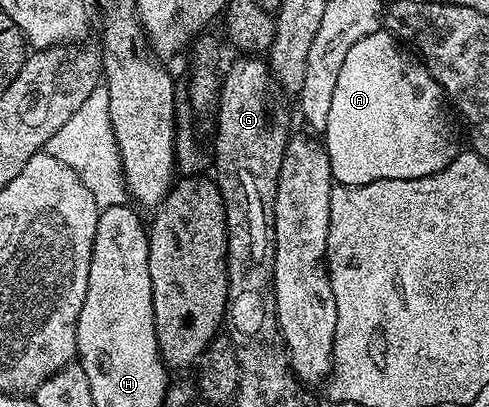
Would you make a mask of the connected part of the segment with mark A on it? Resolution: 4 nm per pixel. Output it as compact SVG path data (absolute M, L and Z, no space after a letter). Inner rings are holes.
M380 29L361 37L345 55L345 65L341 73L337 73L337 89L333 91L325 132L331 178L340 187L360 187L382 179L429 177L444 171L461 153L443 88L426 66L406 49L390 30Z

